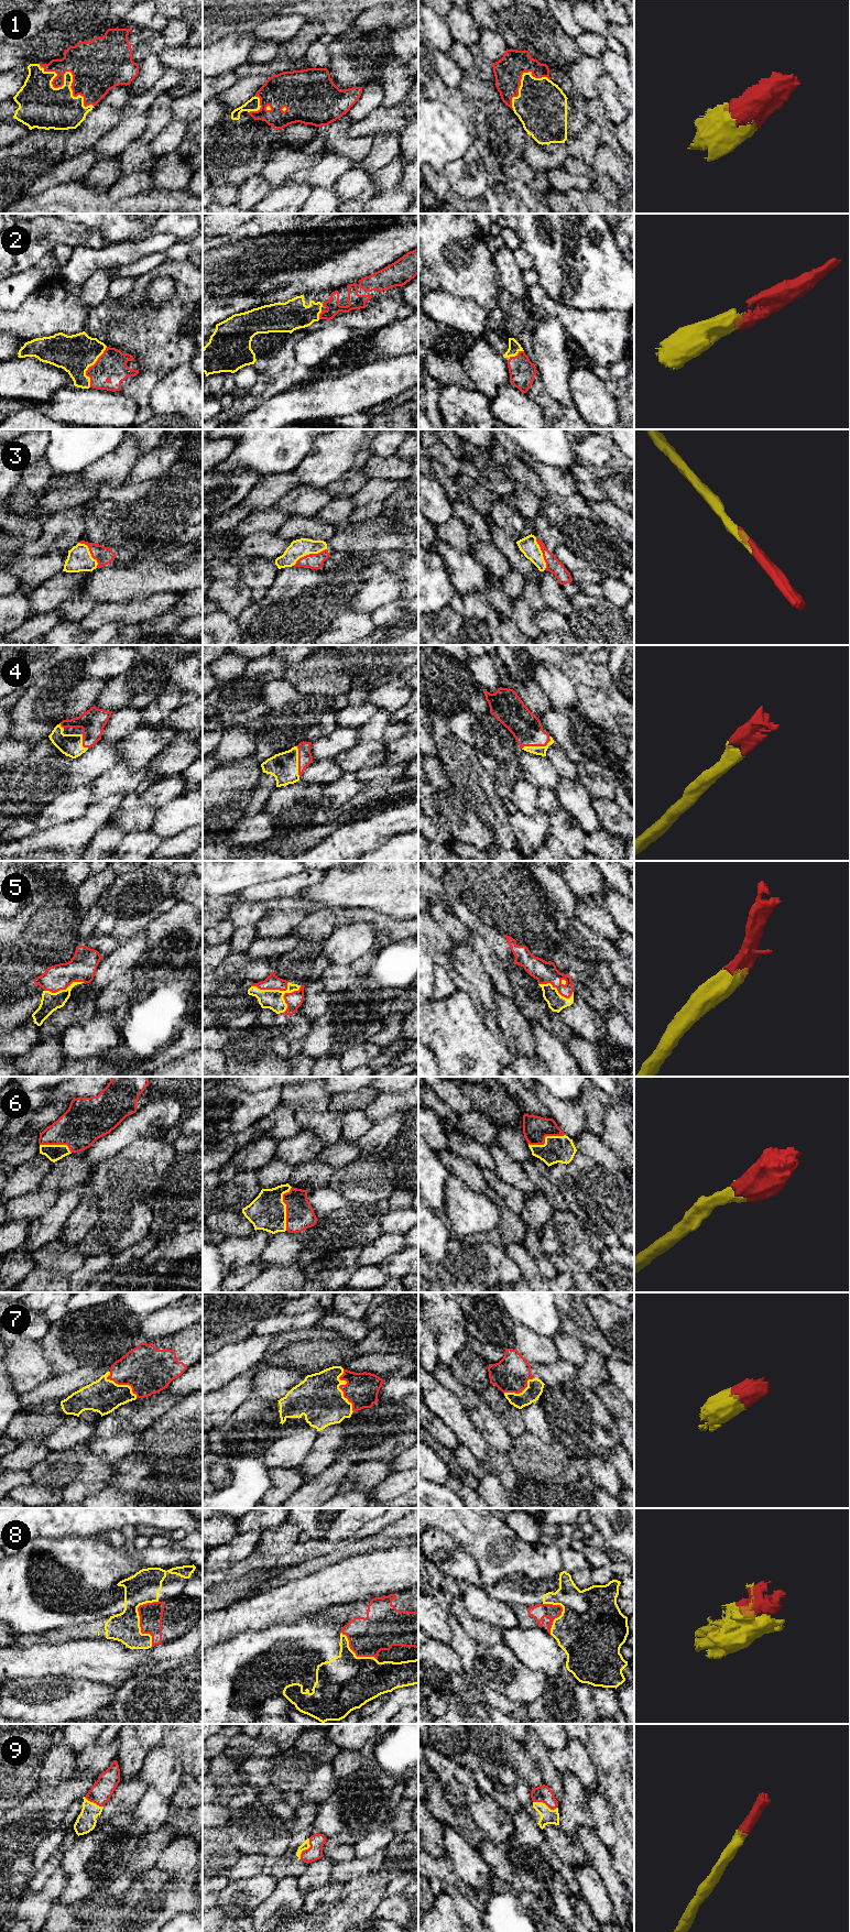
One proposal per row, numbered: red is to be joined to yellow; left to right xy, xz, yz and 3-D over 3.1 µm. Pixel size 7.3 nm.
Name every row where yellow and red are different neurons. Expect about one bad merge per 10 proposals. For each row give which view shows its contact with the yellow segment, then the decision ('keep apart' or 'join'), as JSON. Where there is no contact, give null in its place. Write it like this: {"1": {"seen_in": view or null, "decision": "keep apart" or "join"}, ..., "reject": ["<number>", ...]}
{"1": {"seen_in": "xy", "decision": "join"}, "2": {"seen_in": "xy", "decision": "join"}, "3": {"seen_in": "xz", "decision": "join"}, "4": {"seen_in": "yz", "decision": "join"}, "5": {"seen_in": "xz", "decision": "join"}, "6": {"seen_in": "xz", "decision": "join"}, "7": {"seen_in": "xz", "decision": "join"}, "8": {"seen_in": "xy", "decision": "join"}, "9": {"seen_in": "xz", "decision": "join"}, "reject": []}

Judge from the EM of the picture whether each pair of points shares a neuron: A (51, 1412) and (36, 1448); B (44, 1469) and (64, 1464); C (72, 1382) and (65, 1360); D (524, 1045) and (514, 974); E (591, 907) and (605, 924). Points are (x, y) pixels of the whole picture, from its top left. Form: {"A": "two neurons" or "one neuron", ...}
{"A": "two neurons", "B": "one neuron", "C": "two neurons", "D": "two neurons", "E": "one neuron"}

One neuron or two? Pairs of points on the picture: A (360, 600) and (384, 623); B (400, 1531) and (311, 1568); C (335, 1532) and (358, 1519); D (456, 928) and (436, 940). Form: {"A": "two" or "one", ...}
{"A": "two", "B": "one", "C": "one", "D": "two"}

